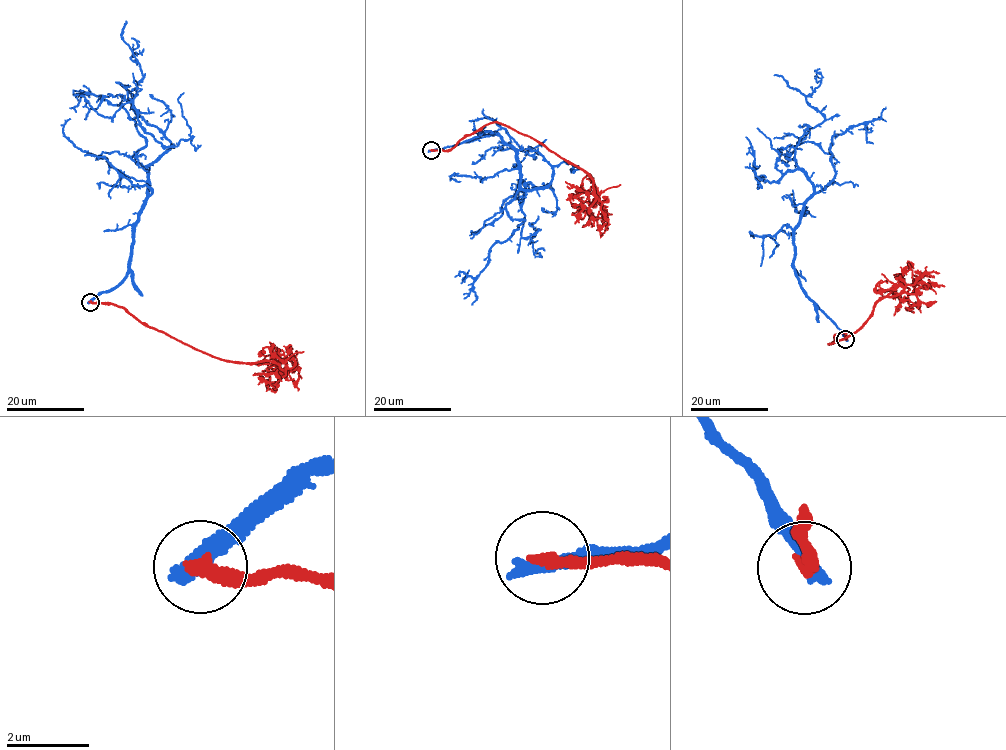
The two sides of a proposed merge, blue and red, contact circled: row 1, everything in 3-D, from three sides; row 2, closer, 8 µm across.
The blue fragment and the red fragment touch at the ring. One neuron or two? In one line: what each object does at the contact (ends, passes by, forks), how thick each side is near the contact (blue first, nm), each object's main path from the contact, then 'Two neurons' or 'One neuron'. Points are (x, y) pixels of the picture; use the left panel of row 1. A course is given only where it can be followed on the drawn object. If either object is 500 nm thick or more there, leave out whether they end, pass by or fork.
At the ring blue ends. At the ring red ends. Thickness 440 nm (blue) against 300 nm. Course of blue: (90, 301), (120, 285), (127, 273), (147, 166), (170, 145), (130, 100), (143, 76), (121, 37), (125, 20). Course of red: (90, 302), (121, 306), (150, 327), (227, 360), (262, 361), (287, 368), (268, 347), (261, 355). Two neurons

